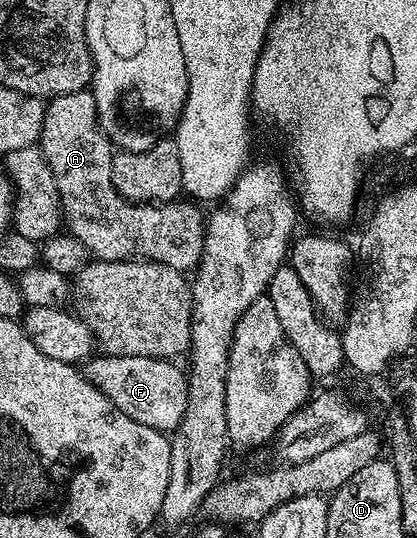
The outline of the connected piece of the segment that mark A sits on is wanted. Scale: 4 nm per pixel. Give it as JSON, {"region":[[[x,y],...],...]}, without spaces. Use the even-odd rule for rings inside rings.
{"region":[[[80,89],[59,95],[44,106],[44,111],[39,148],[51,167],[68,232],[98,261],[144,259],[172,269],[195,270],[204,249],[206,218],[201,217],[196,204],[185,199],[154,207],[130,203],[122,196],[113,186],[115,149],[101,131],[92,92]]]}

